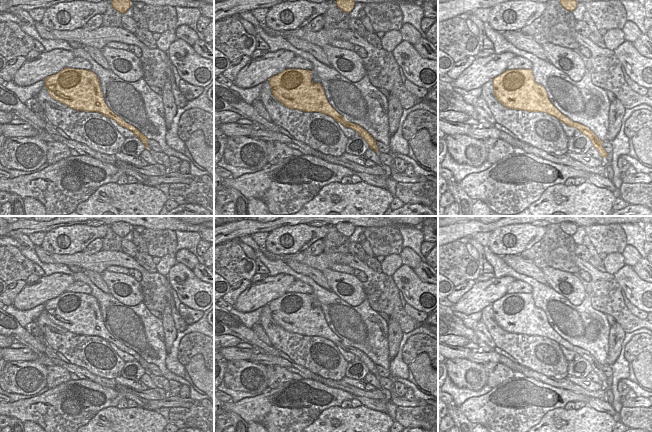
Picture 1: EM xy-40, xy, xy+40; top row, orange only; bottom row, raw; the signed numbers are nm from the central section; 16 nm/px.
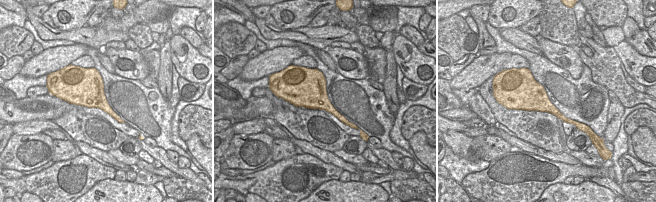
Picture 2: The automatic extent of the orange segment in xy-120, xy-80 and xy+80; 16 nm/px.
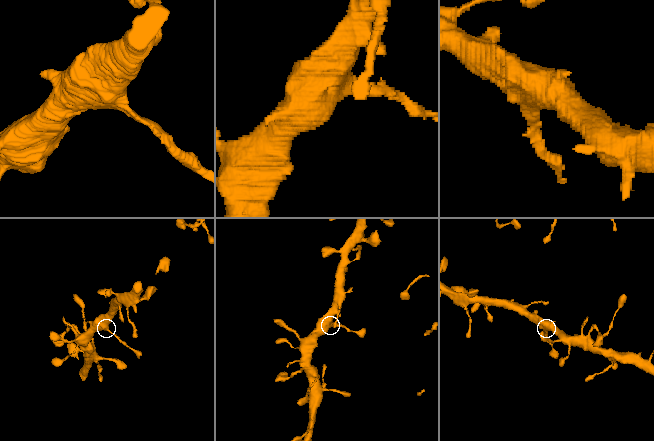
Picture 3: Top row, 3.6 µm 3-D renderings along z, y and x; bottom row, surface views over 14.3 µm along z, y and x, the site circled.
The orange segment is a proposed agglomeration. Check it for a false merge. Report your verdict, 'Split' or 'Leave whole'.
Leave whole

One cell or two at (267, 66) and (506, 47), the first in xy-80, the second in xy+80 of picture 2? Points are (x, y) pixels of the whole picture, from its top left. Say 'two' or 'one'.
two

